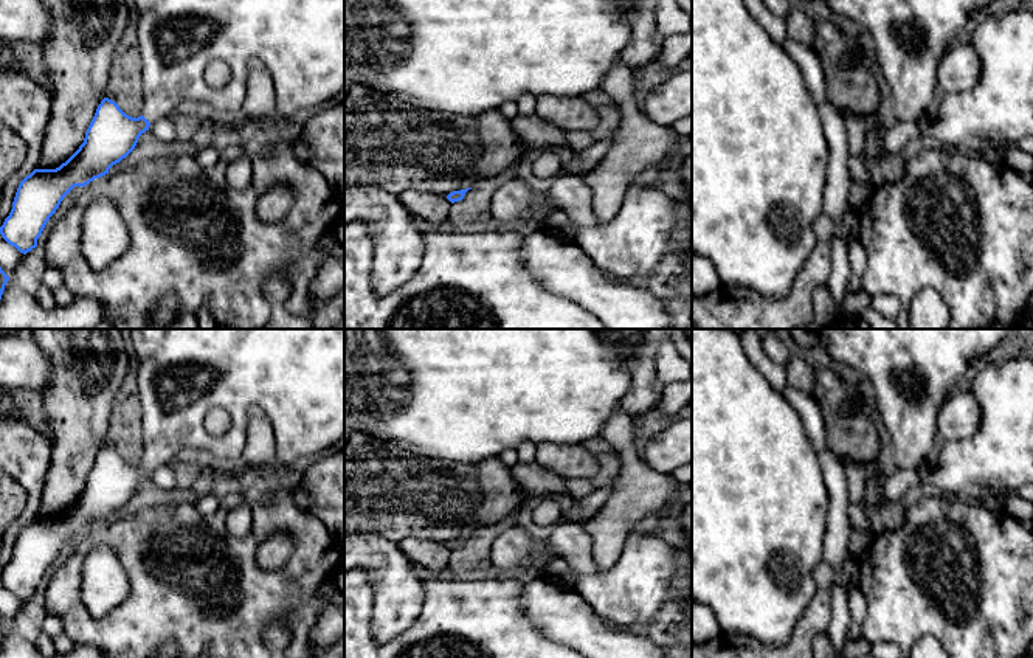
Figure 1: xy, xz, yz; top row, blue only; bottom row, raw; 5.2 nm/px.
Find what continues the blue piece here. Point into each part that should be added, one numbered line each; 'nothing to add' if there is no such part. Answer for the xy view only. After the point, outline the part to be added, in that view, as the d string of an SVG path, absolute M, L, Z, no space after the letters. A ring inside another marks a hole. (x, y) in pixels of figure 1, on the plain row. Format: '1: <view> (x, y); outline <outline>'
1: xy (295, 377); outline M129 329L129 331L130 331L130 340L132 340L136 365L138 365L138 394L140 394L140 399L141 399L141 411L143 411L141 425L143 425L143 431L144 431L144 455L143 455L141 462L149 470L168 466L174 459L174 456L183 448L206 450L206 452L212 453L219 459L219 462L225 467L239 466L242 452L244 452L245 444L247 444L248 417L250 417L253 410L259 411L265 417L265 421L271 425L271 430L275 431L276 462L281 467L290 467L299 458L318 453L324 448L329 448L344 438L344 329ZM216 407L223 408L228 413L230 422L231 422L228 430L220 436L211 435L205 427L205 417L206 417L208 411L216 408Z

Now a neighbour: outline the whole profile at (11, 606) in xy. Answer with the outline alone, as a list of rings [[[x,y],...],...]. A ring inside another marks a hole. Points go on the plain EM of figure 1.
[[[0,582],[0,615],[11,625],[11,622],[22,613],[23,601],[9,593]]]

